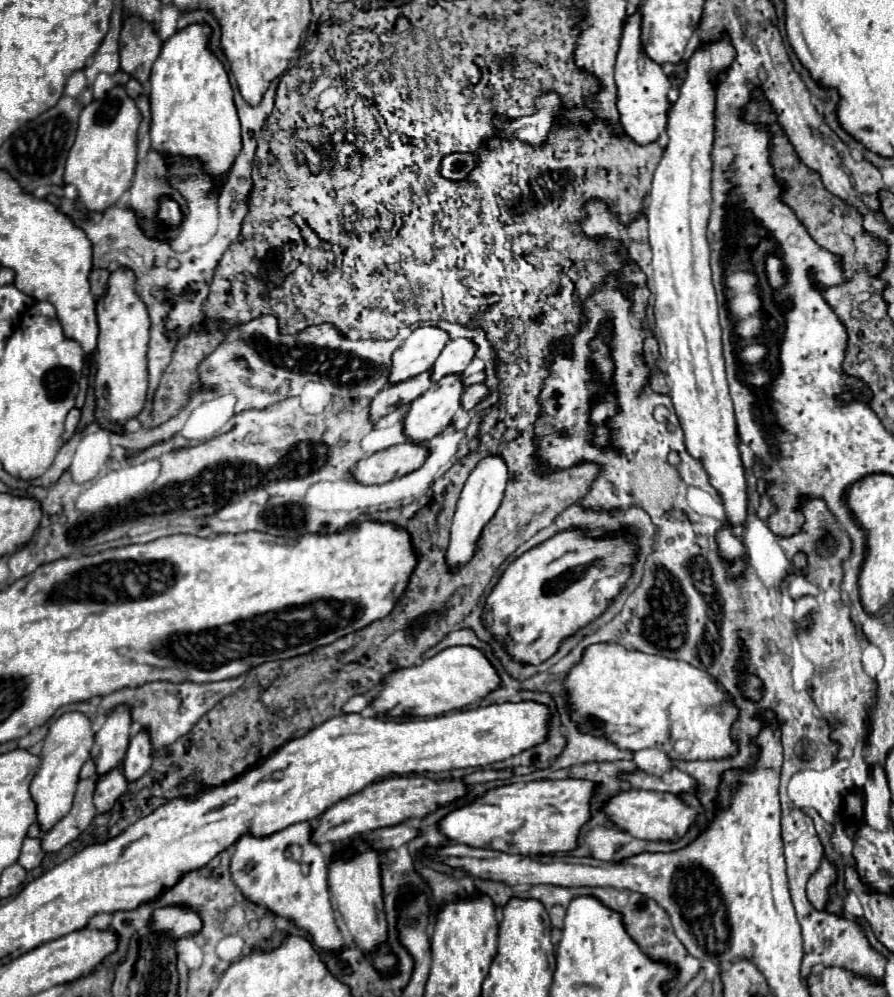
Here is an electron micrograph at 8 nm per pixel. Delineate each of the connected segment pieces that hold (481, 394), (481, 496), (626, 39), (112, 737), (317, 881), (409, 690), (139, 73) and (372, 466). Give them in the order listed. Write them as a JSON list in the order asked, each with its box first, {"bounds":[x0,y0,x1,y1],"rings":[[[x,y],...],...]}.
[{"bounds":[461,384,487,410],"rings":[[[475,384],[475,386],[469,386],[465,388],[465,392],[461,394],[461,408],[463,410],[471,410],[477,402],[481,402],[485,396],[487,396],[487,386],[485,384]]]},{"bounds":[445,456,507,572],"rings":[[[487,456],[479,460],[477,466],[469,472],[455,508],[455,516],[451,524],[451,540],[445,554],[449,572],[459,572],[461,568],[465,568],[465,564],[469,564],[469,560],[473,560],[477,550],[477,540],[481,538],[485,524],[495,516],[503,500],[505,484],[507,484],[507,464],[505,460],[501,460],[501,456]]]},{"bounds":[615,12,671,146],"rings":[[[639,12],[627,18],[625,22],[625,30],[623,30],[623,38],[621,38],[621,46],[619,46],[617,62],[615,62],[615,84],[617,84],[617,110],[619,110],[621,128],[633,142],[645,146],[655,142],[659,134],[665,130],[667,110],[671,106],[667,100],[671,82],[663,74],[661,66],[643,54],[641,40],[639,40],[641,36],[639,24],[641,24]]]},{"bounds":[91,706,131,776],"rings":[[[117,706],[107,716],[103,728],[95,736],[95,744],[91,748],[91,760],[95,762],[97,776],[111,772],[117,764],[123,762],[127,746],[129,746],[129,730],[131,730],[131,714],[127,706]]]},{"bounds":[231,822,345,954],"rings":[[[299,822],[265,838],[243,836],[231,856],[231,878],[251,904],[265,906],[269,912],[291,920],[297,928],[311,934],[317,948],[339,954],[345,948],[345,940],[335,924],[329,900],[327,866],[329,860],[311,842],[311,824]]]},{"bounds":[371,646,499,718],"rings":[[[453,646],[445,648],[433,658],[425,660],[419,666],[399,668],[383,680],[383,688],[371,700],[371,706],[377,714],[387,714],[393,718],[401,716],[441,716],[445,712],[469,706],[479,698],[485,698],[499,686],[499,676],[485,654],[473,646]]]},{"bounds":[121,16,163,86],"rings":[[[139,16],[127,18],[121,30],[121,70],[145,86],[161,44],[163,42],[149,22],[143,22]]]},{"bounds":[351,444,427,484],"rings":[[[395,444],[359,460],[351,476],[359,484],[385,484],[397,476],[405,476],[417,470],[425,462],[427,454],[427,448],[421,444]]]}]

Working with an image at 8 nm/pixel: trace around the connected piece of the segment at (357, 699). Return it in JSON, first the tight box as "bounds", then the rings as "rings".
{"bounds":[343,696,369,714],"rings":[[[353,696],[353,698],[343,706],[343,712],[345,712],[345,714],[361,712],[363,706],[367,706],[367,704],[369,704],[369,698],[365,698],[365,696]]]}

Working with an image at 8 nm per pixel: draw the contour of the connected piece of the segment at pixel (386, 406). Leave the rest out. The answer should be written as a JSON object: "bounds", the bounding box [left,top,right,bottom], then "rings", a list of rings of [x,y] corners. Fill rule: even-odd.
{"bounds":[369,372,431,420],"rings":[[[423,372],[419,376],[415,376],[413,380],[401,382],[401,384],[393,384],[385,390],[381,390],[369,404],[369,418],[371,420],[379,420],[381,416],[393,412],[397,406],[403,404],[411,404],[419,394],[423,394],[427,388],[431,386],[431,378],[429,372]]]}

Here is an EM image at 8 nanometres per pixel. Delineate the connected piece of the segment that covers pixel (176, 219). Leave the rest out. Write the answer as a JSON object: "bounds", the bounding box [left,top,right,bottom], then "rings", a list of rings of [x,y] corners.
{"bounds":[157,196,183,228],"rings":[[[163,196],[163,198],[159,200],[157,218],[159,218],[159,220],[165,224],[165,226],[169,226],[169,228],[173,228],[173,226],[179,226],[179,224],[183,222],[183,212],[181,212],[181,206],[179,206],[179,202],[171,200],[169,196]]]}

